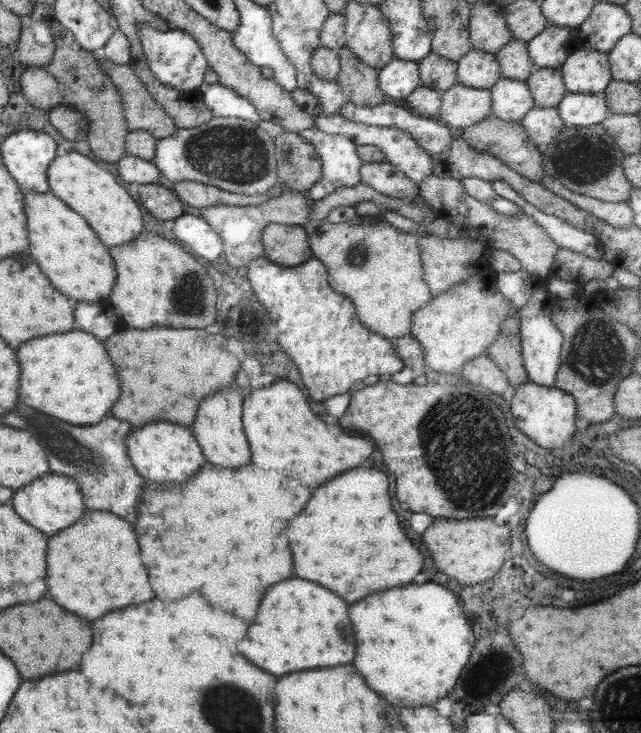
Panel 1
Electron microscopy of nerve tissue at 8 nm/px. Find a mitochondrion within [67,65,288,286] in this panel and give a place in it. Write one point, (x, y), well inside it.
(235, 154)

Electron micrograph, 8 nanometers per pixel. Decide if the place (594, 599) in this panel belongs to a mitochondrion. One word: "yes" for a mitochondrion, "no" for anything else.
no

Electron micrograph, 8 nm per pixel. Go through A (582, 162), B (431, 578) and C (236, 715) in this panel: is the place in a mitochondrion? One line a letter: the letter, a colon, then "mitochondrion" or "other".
A: mitochondrion
B: other
C: mitochondrion

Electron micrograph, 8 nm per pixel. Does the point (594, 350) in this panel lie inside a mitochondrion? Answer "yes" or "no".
yes

